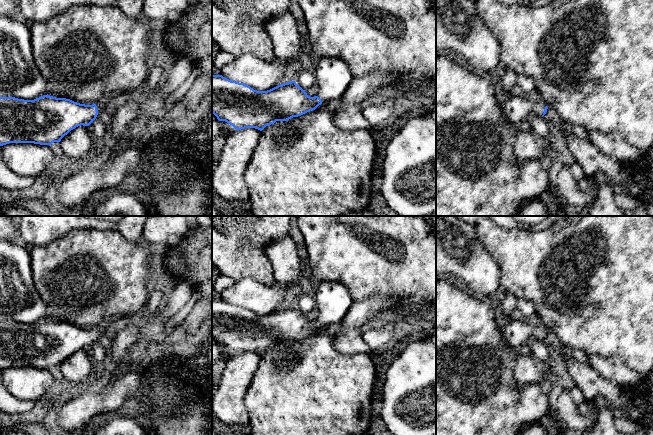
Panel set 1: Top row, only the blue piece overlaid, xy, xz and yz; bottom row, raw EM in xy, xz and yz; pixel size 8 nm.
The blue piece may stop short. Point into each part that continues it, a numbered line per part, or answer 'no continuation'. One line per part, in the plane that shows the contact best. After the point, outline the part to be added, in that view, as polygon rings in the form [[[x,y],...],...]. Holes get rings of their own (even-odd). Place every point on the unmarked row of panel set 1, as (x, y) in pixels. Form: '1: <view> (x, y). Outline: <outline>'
1: yz (516, 333). Outline: [[[514,318],[507,319],[503,336],[507,344],[517,353],[524,353],[524,346],[530,340],[542,340],[546,328],[544,325],[533,325]]]

